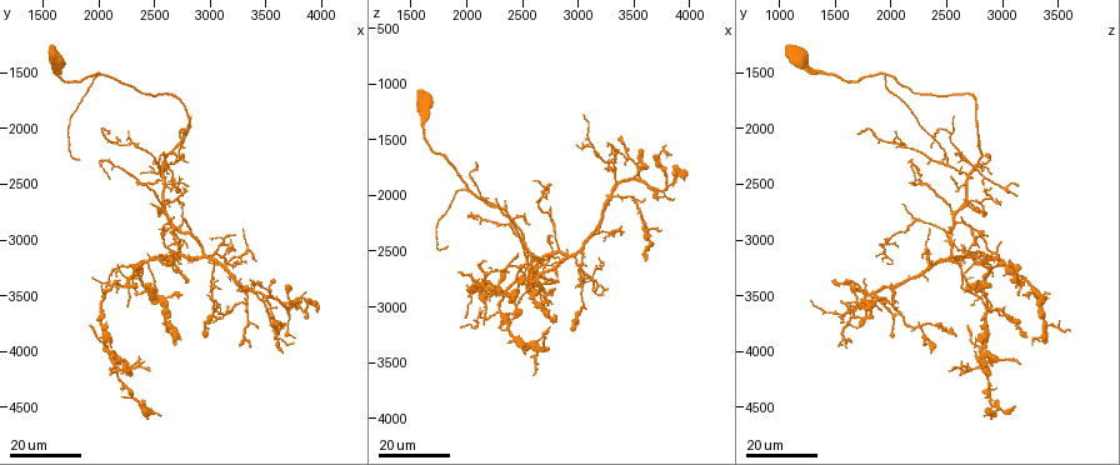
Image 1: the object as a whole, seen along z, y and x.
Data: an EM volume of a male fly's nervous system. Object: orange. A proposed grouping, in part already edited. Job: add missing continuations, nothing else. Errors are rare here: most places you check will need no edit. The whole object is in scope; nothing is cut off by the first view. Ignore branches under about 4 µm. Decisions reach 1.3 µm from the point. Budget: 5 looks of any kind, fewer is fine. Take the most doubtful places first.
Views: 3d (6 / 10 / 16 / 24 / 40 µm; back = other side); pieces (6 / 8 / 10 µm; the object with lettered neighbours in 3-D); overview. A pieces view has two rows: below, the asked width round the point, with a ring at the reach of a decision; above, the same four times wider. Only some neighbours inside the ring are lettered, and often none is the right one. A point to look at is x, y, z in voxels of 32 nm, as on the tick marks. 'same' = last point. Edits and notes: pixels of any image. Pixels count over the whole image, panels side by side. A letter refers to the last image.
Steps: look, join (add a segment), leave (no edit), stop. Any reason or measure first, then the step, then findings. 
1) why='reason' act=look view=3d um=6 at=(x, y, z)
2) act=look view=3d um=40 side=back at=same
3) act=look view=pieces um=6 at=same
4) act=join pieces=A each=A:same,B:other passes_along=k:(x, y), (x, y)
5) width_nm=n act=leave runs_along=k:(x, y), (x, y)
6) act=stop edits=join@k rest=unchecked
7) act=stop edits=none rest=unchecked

why='branch stops here' act=look view=3d um=24 at=(1920, 3760, 2680)

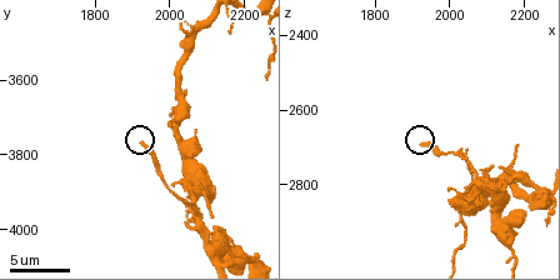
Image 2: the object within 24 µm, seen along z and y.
why='closer look' act=look view=3d um=6 at=(1920, 3760, 2690)

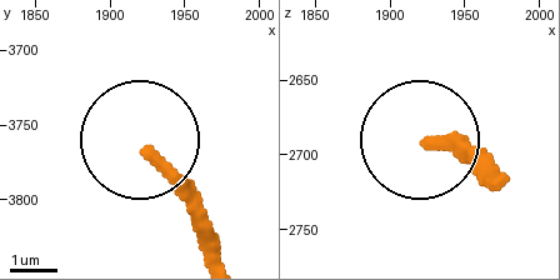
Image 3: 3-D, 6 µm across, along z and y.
act=look view=pieces um=10 at=(1926, 3770, 2692)

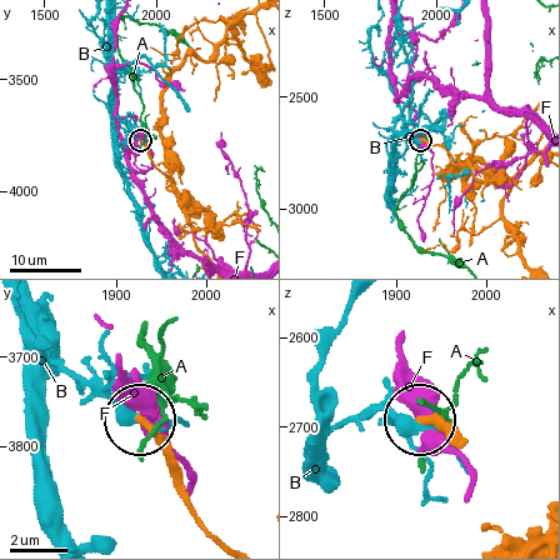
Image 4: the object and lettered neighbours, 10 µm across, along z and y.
width_nm=250 act=leave each=A:other,B:other,F:other runs_along=4:(211, 534), (178, 463), (141, 421) found='none of them fits'

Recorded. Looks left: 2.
why='branch stops here' act=look view=3d um=16 at=(2060, 3420, 3120)

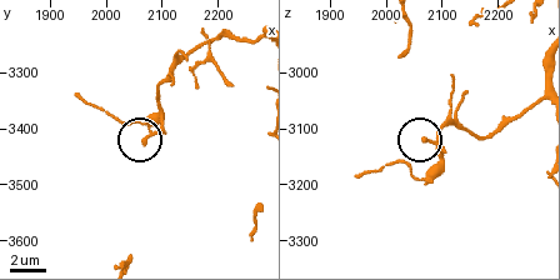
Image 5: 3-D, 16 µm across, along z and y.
why='see the neighbours' act=look view=pieces um=6 at=(2065, 3425, 3115)

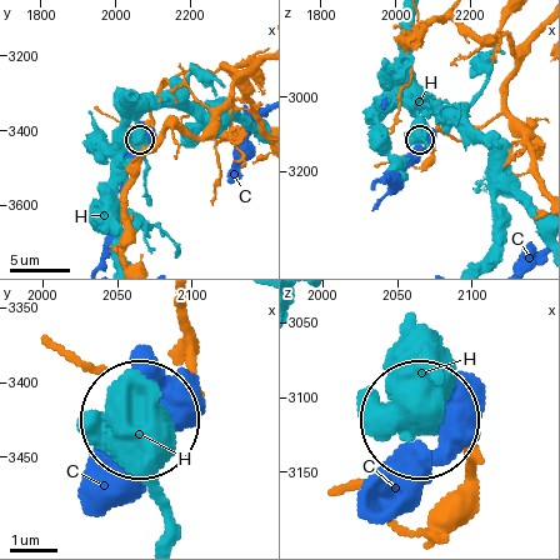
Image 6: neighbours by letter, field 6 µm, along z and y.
act=leave each=C:other,H:other found='no lettered segment goes on from it'

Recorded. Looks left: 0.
act=stop edits=none rest=unchecked

